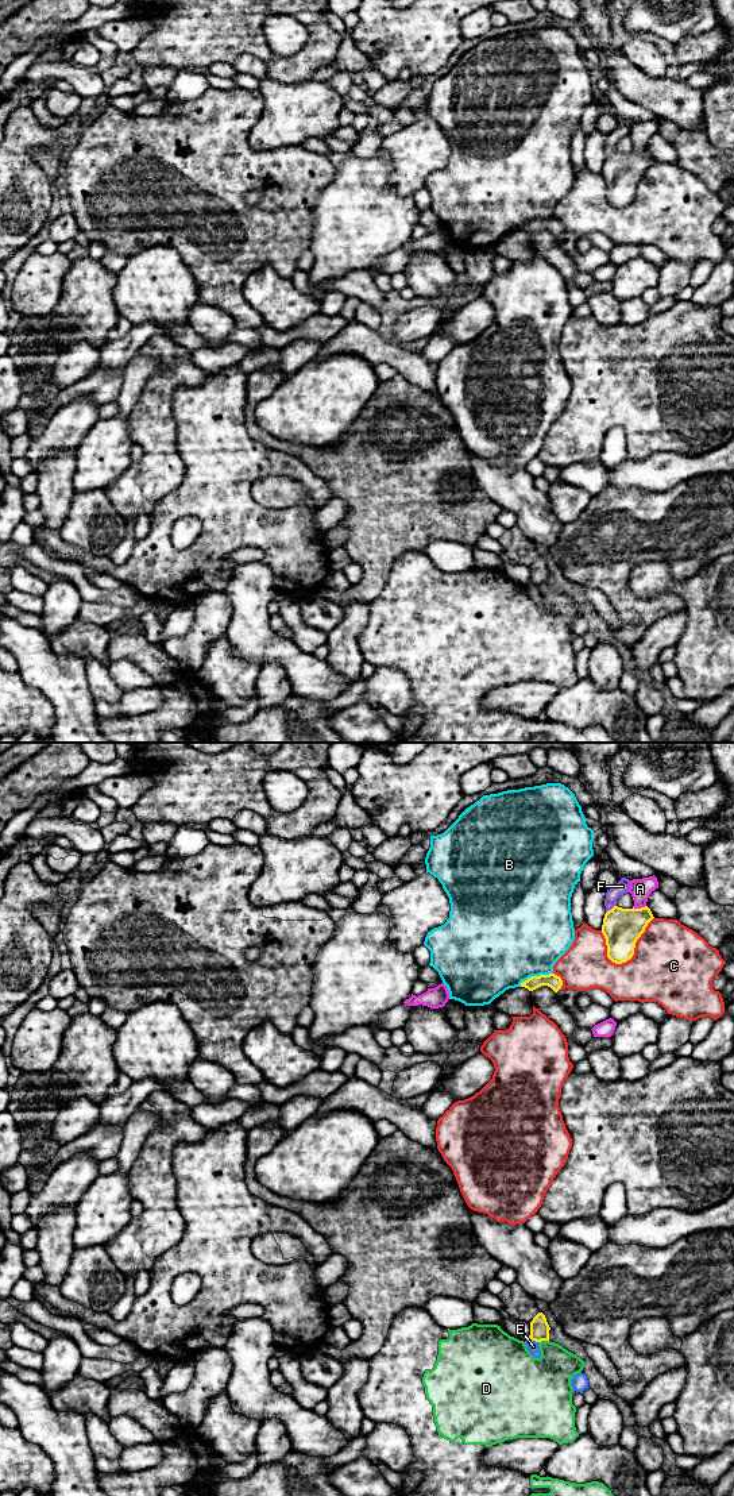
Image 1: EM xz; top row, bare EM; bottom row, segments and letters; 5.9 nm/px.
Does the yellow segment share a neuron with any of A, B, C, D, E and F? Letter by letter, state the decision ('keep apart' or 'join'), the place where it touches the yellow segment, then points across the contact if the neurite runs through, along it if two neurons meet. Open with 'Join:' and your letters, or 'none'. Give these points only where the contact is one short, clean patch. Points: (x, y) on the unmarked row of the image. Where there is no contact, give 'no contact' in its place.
Join: none
A: keep apart; meets yellow in xz at (638, 153)
B: keep apart; meets yellow in xz at (534, 220)
C: keep apart; meets yellow in xz at (633, 193)
D: keep apart; meets yellow in xz at (543, 583); border along xz (548, 583), (539, 586)
E: keep apart; meets yellow in xz at (533, 583); border along xz (529, 582), (537, 586)
F: keep apart; meets yellow in xz at (611, 153); border along xz (615, 149), (606, 157)

